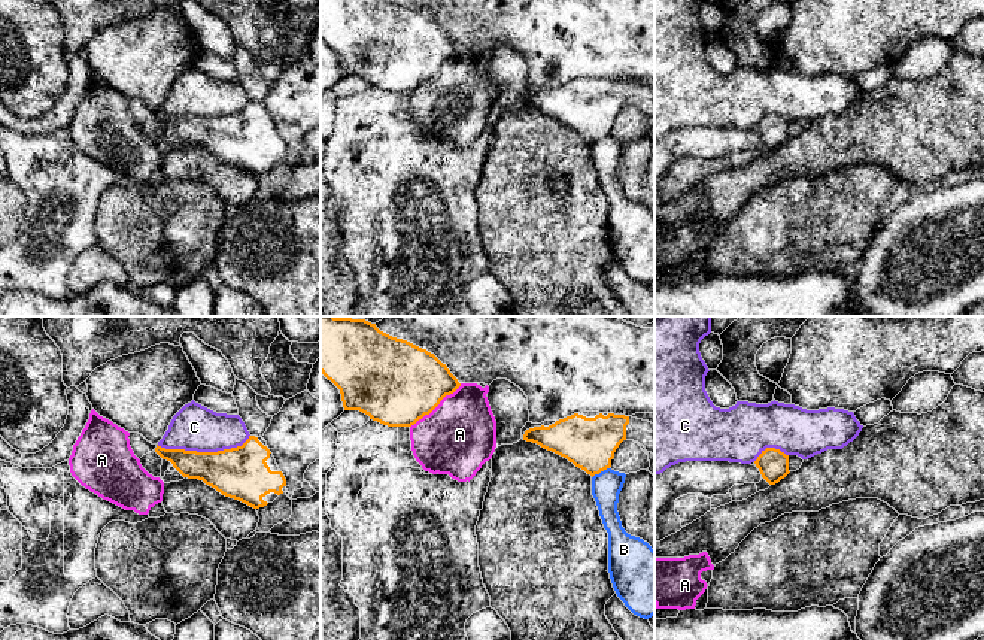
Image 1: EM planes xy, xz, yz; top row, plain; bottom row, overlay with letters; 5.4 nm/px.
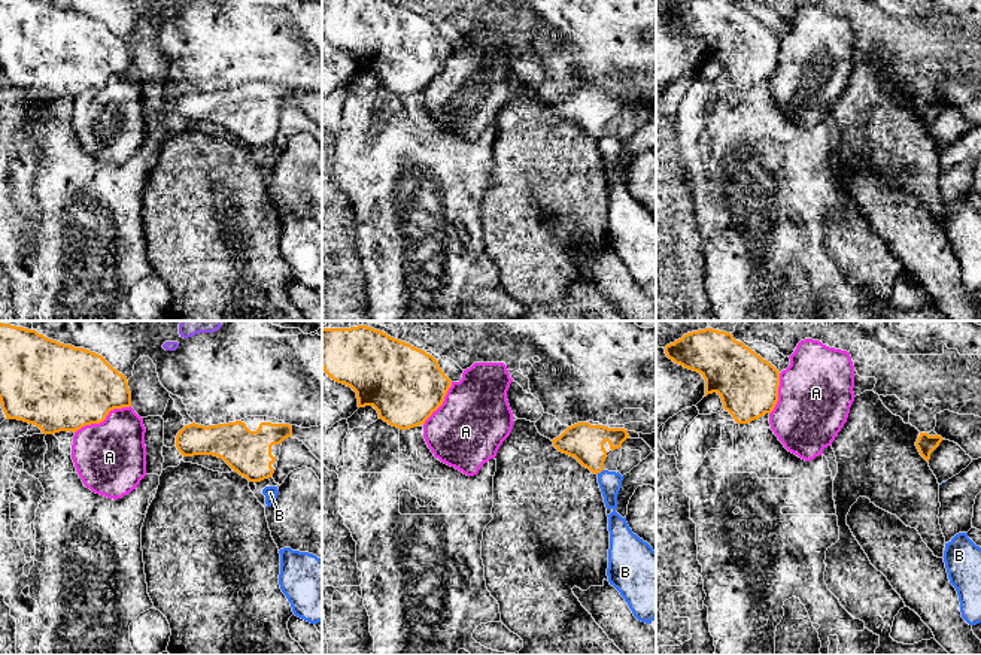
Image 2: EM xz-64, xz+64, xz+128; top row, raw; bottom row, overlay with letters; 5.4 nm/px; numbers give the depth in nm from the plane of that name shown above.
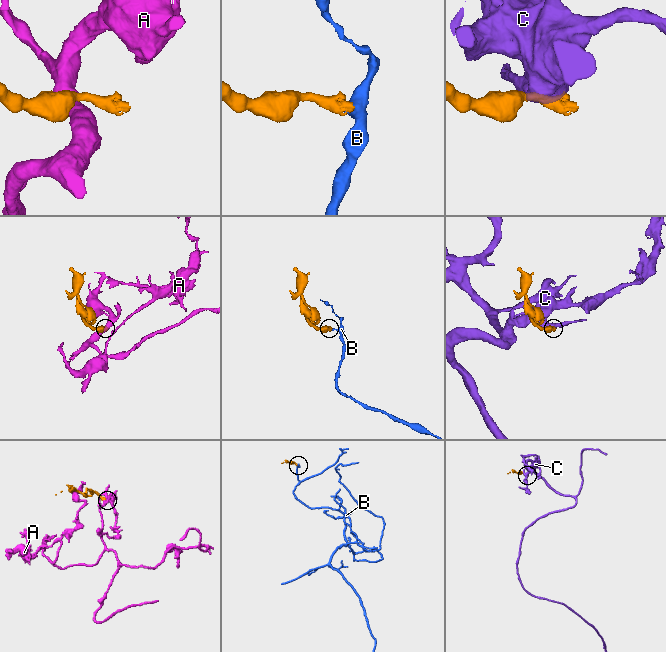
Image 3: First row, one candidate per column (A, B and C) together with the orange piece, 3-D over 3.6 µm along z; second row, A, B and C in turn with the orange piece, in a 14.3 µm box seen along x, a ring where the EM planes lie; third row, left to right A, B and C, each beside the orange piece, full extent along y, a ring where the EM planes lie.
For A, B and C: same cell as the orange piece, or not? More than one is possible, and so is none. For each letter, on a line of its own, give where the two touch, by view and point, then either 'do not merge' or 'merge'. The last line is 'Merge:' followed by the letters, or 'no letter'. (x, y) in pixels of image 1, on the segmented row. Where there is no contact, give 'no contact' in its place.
A: contact xz (436, 406); do not merge
B: contact xz (600, 472); do not merge
C: contact xy (203, 452); do not merge
Merge: no letter

